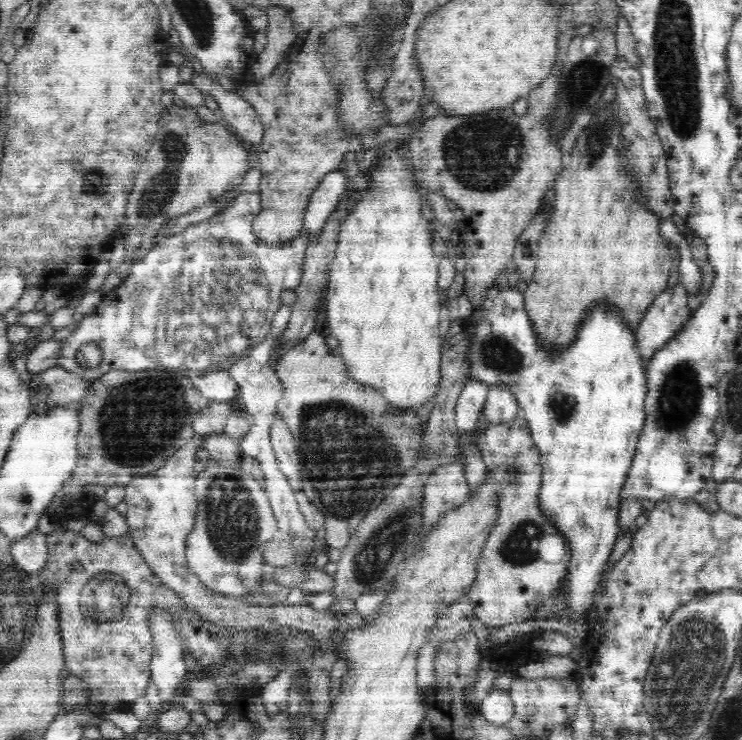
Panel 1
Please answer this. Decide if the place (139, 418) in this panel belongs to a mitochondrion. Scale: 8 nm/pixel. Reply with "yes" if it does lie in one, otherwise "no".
yes

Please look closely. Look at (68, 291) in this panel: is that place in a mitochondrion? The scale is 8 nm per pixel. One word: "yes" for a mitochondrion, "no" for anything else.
no

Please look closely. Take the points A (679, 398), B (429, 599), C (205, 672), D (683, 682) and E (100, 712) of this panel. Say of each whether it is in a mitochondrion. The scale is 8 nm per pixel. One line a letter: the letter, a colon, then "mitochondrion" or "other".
A: mitochondrion
B: other
C: other
D: mitochondrion
E: other

